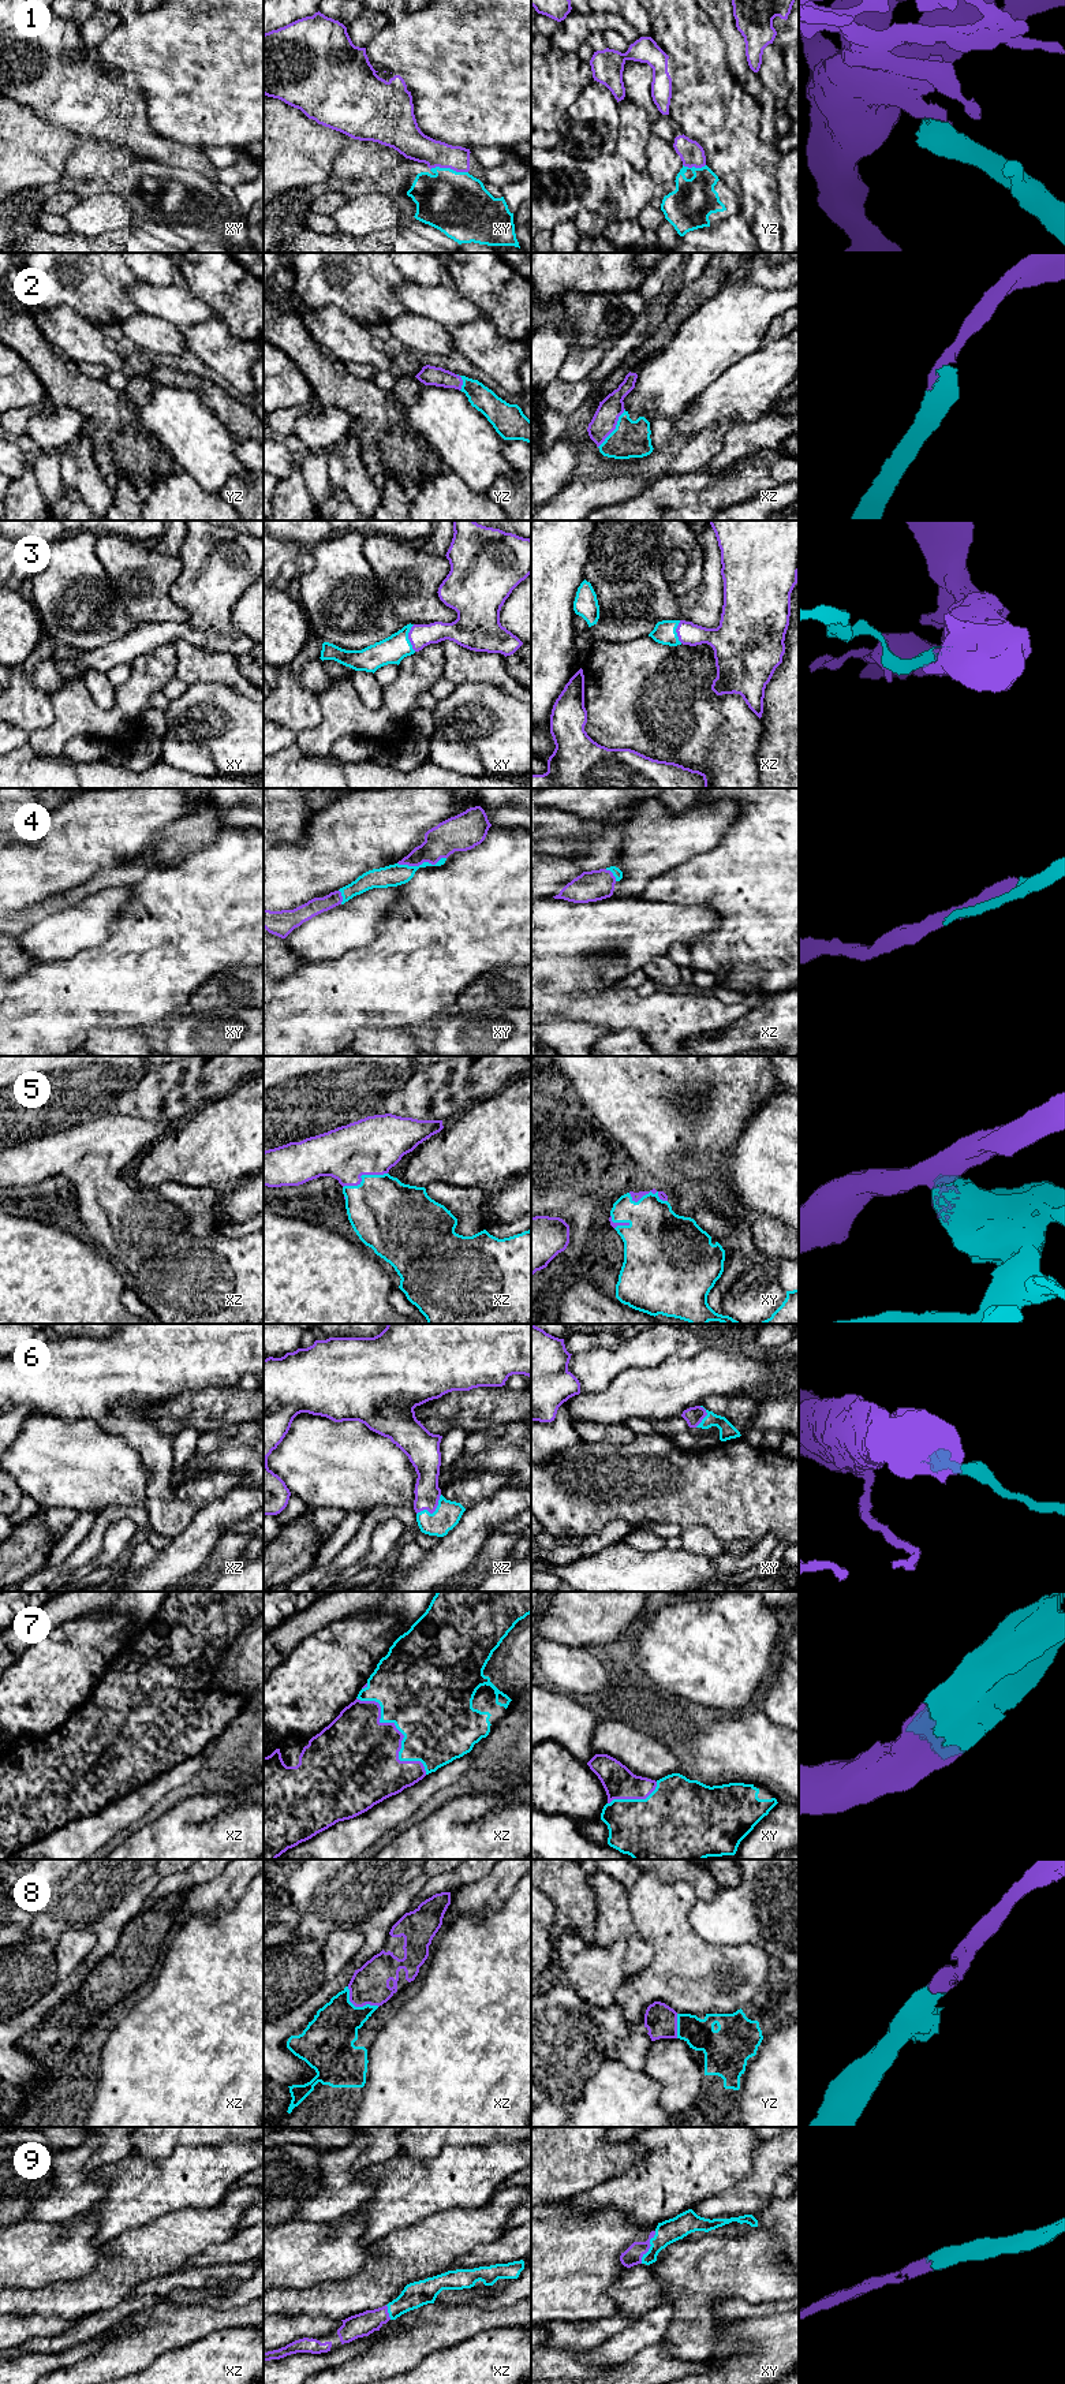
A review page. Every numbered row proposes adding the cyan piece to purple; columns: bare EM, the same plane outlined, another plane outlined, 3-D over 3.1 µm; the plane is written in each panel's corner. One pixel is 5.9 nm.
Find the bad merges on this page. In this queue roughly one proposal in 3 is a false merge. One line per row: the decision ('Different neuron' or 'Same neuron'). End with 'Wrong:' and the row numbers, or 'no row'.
1: Different neuron
2: Same neuron
3: Same neuron
4: Same neuron
5: Same neuron
6: Same neuron
7: Same neuron
8: Same neuron
9: Same neuron
Wrong: 1

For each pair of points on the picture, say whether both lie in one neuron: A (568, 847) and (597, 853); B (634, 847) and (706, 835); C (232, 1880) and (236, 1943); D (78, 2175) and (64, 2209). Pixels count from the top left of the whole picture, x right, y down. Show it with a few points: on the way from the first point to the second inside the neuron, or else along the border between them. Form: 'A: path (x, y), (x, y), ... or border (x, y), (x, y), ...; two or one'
A: path (575, 847), (590, 851); one
B: path (651, 844), (657, 839), (688, 835); one
C: border (249, 1883), (230, 1907), (204, 1916); two
D: path (78, 2183), (78, 2193), (70, 2201); one

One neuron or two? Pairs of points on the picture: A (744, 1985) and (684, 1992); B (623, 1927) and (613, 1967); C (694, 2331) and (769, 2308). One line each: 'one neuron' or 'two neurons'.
A: one neuron
B: two neurons
C: two neurons

